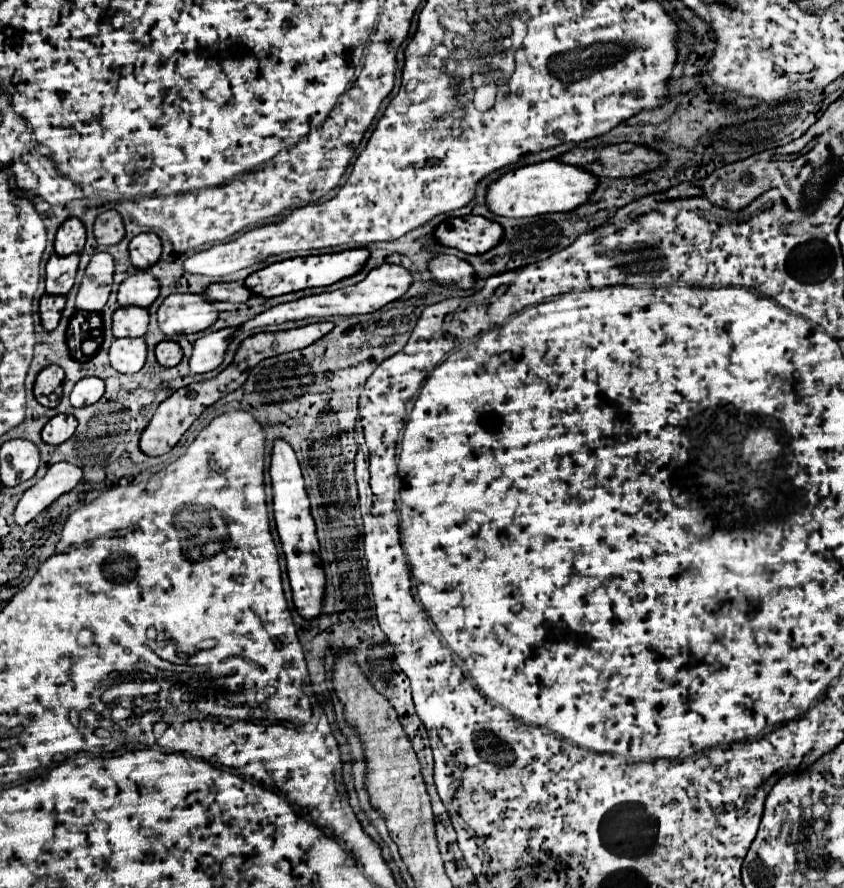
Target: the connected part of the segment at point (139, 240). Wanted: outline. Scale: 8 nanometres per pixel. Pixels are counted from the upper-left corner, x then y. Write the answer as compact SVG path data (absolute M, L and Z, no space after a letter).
M142 233L142 235L136 235L130 241L128 251L130 251L132 265L140 271L146 271L148 267L152 267L160 259L162 245L160 245L160 239L154 233Z

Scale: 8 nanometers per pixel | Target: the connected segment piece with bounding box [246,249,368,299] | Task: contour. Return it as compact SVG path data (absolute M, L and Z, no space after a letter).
M348 249L340 253L330 253L330 255L312 255L312 257L294 257L288 261L272 263L260 271L254 271L246 279L246 287L252 289L254 295L260 297L276 297L292 291L300 291L306 287L322 287L322 285L332 285L344 277L350 277L362 269L362 265L368 259L366 249Z

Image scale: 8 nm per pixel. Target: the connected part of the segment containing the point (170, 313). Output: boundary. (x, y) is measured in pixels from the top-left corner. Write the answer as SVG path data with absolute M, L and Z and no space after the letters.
M168 295L158 309L158 325L166 339L198 333L208 329L218 319L218 309L202 295Z

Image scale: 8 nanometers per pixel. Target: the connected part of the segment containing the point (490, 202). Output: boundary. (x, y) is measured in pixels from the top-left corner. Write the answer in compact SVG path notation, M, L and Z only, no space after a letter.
M540 161L534 165L524 165L504 173L500 179L486 187L486 207L494 215L502 217L534 217L544 213L566 213L586 203L596 189L598 179L580 169L558 161Z

